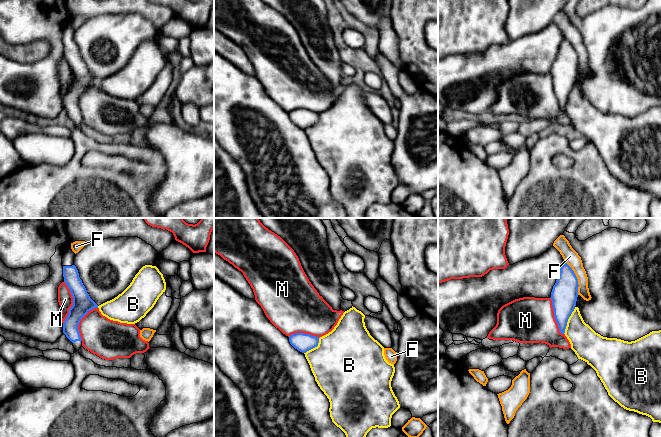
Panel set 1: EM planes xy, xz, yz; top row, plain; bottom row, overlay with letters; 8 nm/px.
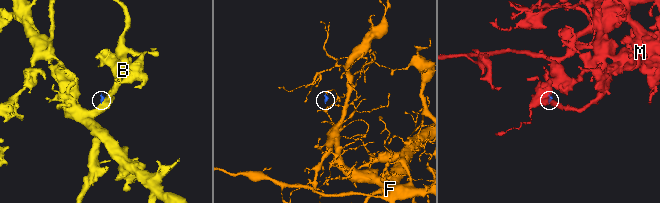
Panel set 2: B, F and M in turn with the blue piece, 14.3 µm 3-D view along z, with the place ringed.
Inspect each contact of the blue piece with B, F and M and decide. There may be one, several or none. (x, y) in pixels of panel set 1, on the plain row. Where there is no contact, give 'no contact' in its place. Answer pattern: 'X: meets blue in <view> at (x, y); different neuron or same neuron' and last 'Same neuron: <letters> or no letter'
B: meets blue in yz at (567, 96); different neuron
F: meets blue in yz at (576, 54); different neuron
M: meets blue in xy at (73, 78); different neuron
Same neuron: no letter

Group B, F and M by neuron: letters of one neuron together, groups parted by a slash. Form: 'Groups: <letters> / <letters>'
Groups: B / F / M

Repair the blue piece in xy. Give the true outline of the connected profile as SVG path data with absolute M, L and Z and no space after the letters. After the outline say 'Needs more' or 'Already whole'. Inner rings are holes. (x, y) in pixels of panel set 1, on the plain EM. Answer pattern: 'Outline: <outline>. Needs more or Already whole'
Outline: M71 21L65 23L62 33L63 53L72 70L73 81L63 99L63 109L75 124L71 130L71 139L75 144L74 155L64 165L30 164L0 179L0 218L164 218L150 206L157 182L166 175L163 157L149 146L100 142L79 129L82 115L78 101L98 81L90 74L79 53L74 32ZM89 151L122 155L129 160L139 161L140 167L133 173L87 167L82 164L82 158Z. Needs more

